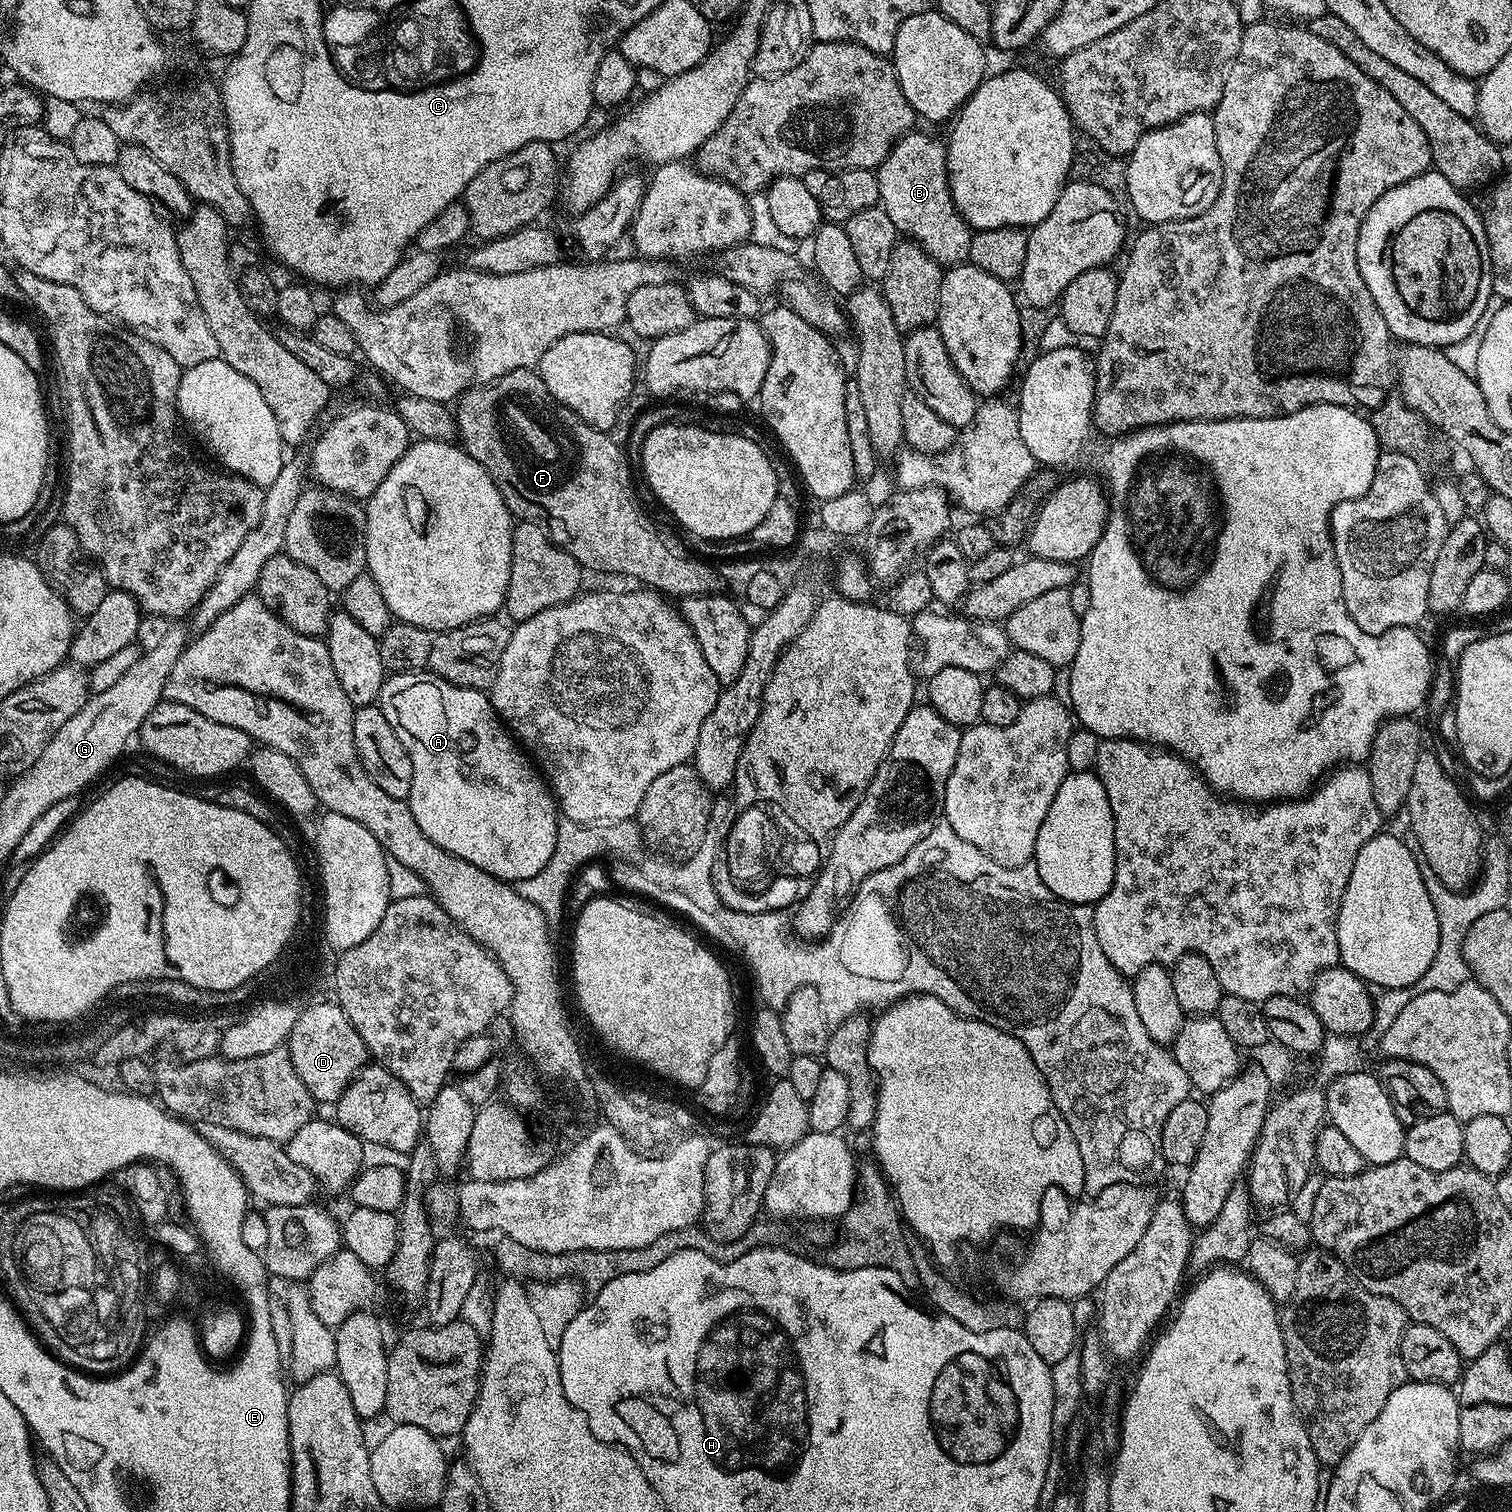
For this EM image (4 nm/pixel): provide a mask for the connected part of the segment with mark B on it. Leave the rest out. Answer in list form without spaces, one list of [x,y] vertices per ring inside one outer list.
[[[919,130],[907,132],[897,140],[888,157],[875,169],[875,174],[879,207],[886,210],[897,233],[913,240],[941,266],[967,261],[973,229],[954,206],[952,188],[948,184],[948,150],[943,139],[935,140]]]

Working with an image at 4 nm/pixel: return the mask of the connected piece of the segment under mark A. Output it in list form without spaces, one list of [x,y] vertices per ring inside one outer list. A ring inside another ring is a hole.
[[[430,670],[394,672],[384,681],[378,707],[382,710],[382,714],[386,714],[386,722],[390,722],[390,726],[394,726],[394,734],[398,734],[398,742],[402,742],[402,746],[406,746],[406,750],[410,754],[412,781],[407,798],[408,805],[414,814],[414,822],[418,822],[422,834],[426,834],[426,838],[430,838],[430,842],[434,842],[434,846],[442,846],[442,850],[478,866],[478,870],[486,870],[486,874],[496,876],[505,882],[519,882],[534,878],[534,874],[538,874],[542,870],[542,866],[546,866],[546,862],[550,862],[550,854],[554,854],[554,846],[558,842],[556,797],[546,783],[545,777],[538,771],[537,765],[525,755],[511,731],[497,716],[487,691],[447,684],[445,680],[438,679]]]

